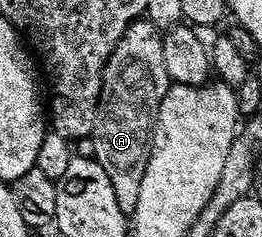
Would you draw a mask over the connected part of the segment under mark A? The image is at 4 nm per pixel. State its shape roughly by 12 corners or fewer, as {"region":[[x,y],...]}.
{"region":[[134,21],[104,69],[91,156],[135,214],[173,84]]}

